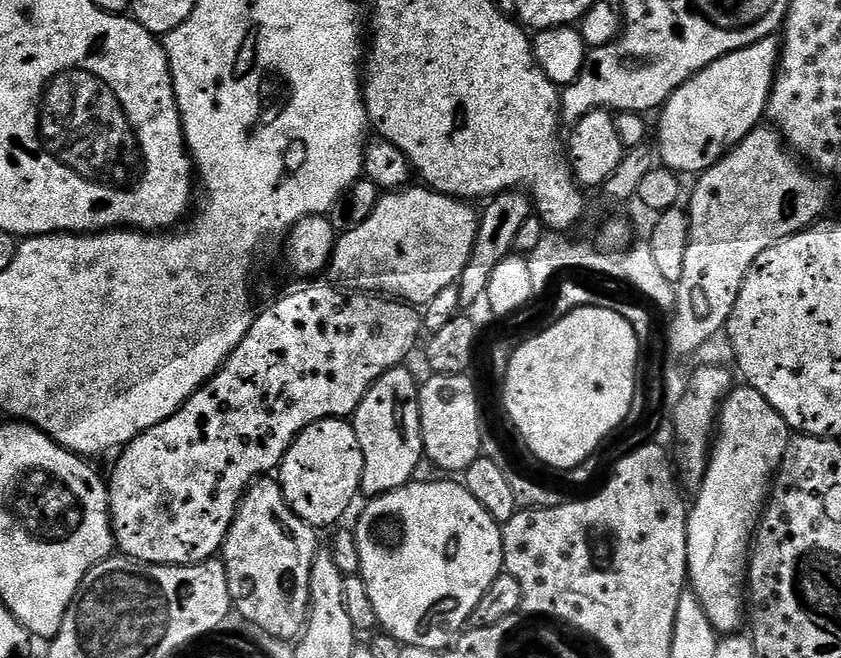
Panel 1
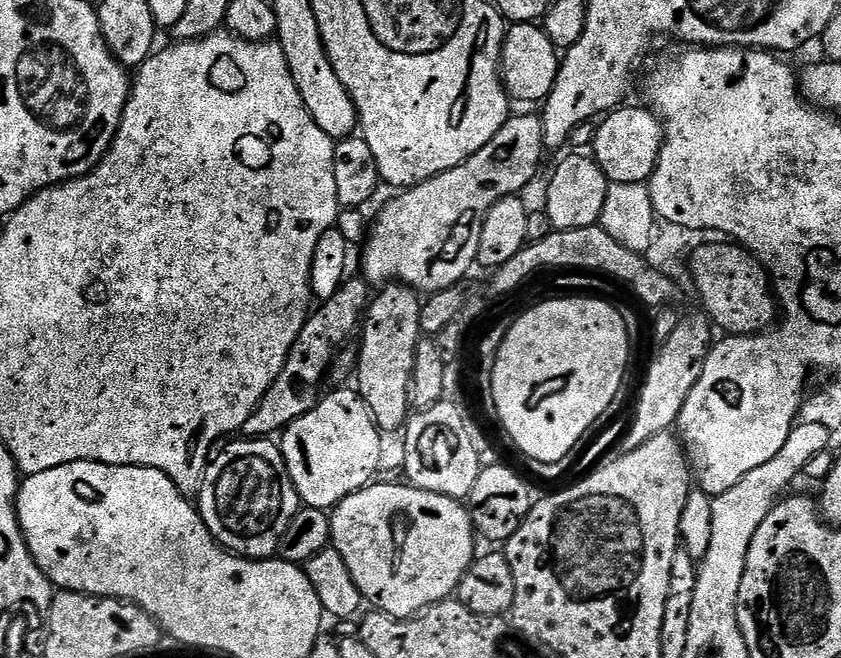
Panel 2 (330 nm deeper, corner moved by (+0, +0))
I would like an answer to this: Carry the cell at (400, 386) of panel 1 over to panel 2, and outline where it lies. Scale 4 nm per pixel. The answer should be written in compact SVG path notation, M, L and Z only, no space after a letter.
M399 282L381 287L377 292L380 293L371 297L362 320L354 381L356 380L355 387L366 402L381 433L399 433L410 419L416 348L422 339L422 300L415 288L409 288L408 285Z

